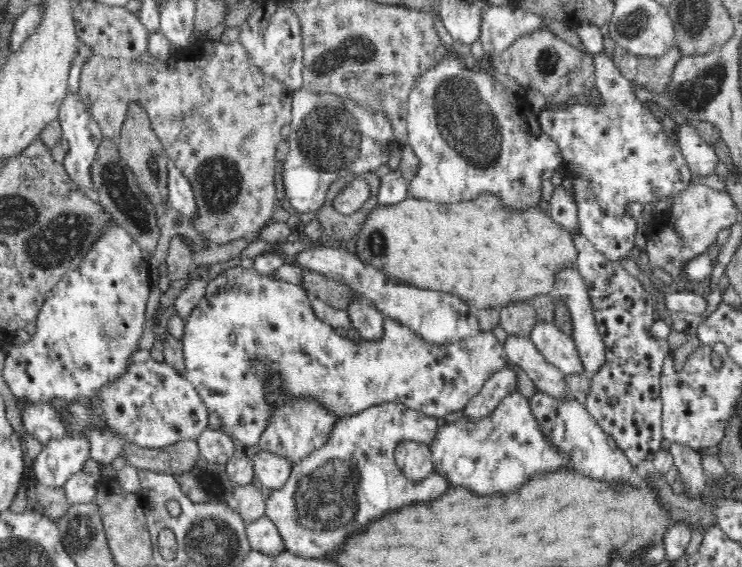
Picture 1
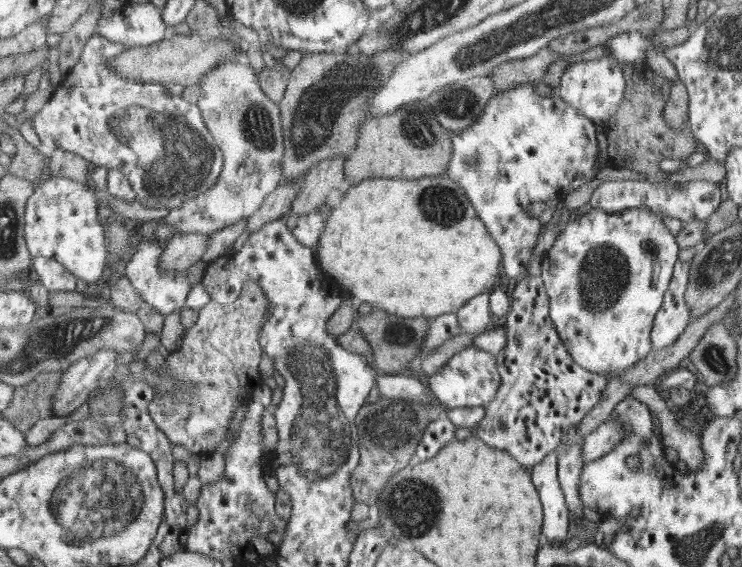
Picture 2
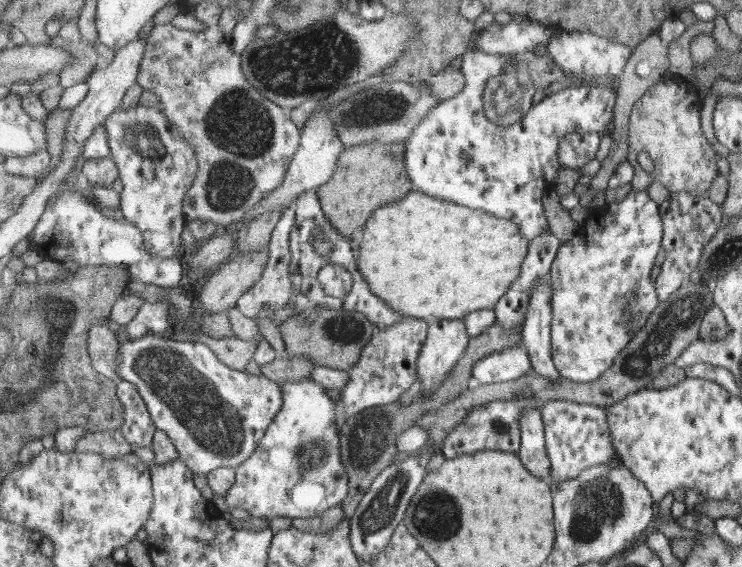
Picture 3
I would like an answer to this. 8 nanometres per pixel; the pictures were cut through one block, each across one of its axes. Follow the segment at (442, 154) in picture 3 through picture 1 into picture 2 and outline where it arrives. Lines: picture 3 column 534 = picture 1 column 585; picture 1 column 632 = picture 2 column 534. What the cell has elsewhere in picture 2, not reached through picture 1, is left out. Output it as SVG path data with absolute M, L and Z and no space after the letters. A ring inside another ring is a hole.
M526 82L511 90L499 92L489 101L477 122L464 130L453 131L451 140L454 153L446 174L466 190L480 218L502 247L504 271L513 278L526 274L525 266L533 256L539 240L537 236L541 232L541 222L529 216L527 206L551 200L561 190L577 190L583 184L595 180L599 174L602 152L593 120L581 114L558 94L547 98L537 95L534 86L535 82Z

